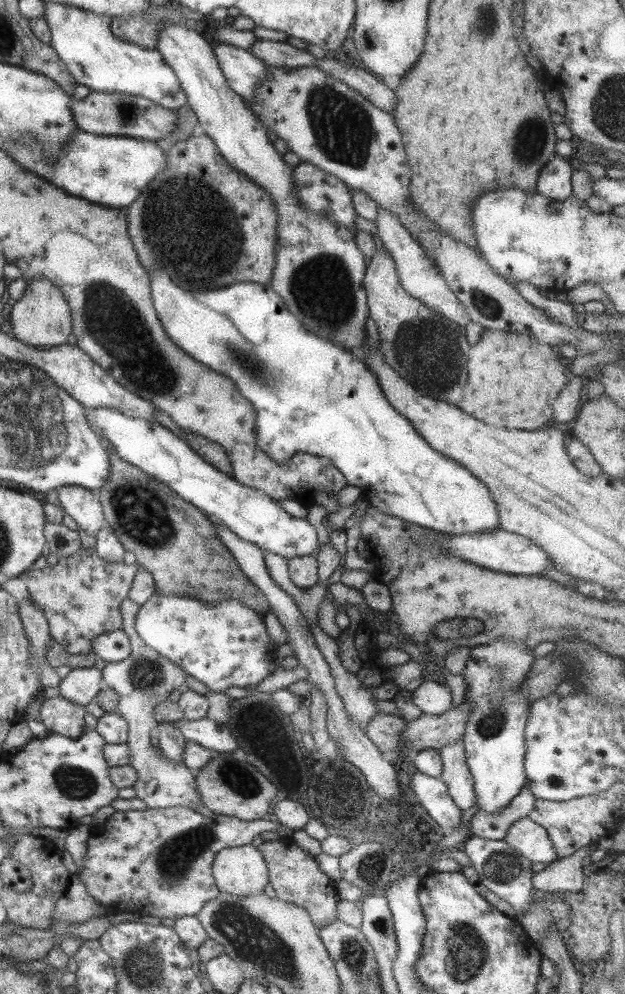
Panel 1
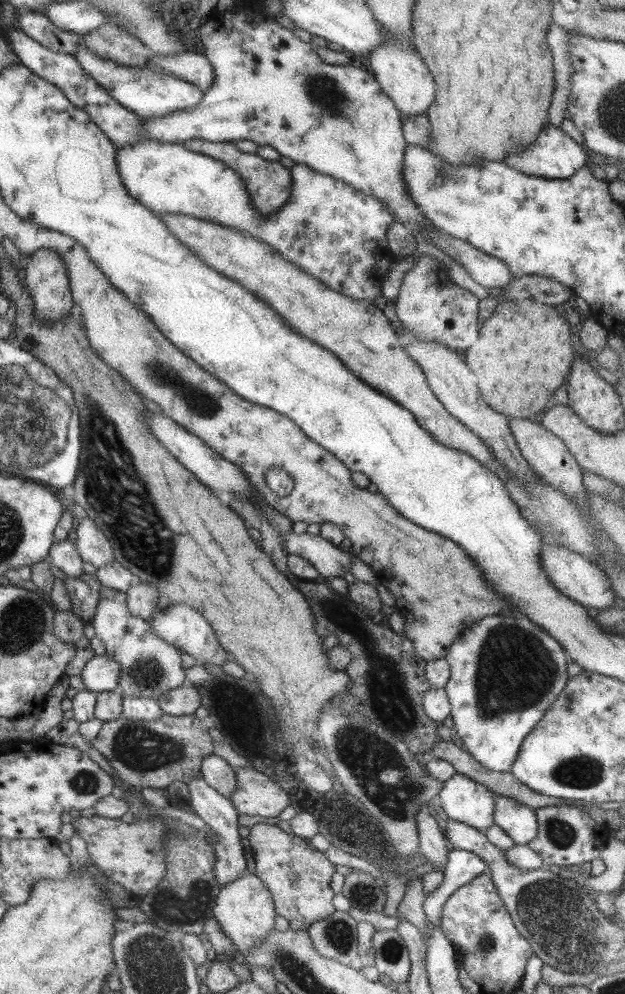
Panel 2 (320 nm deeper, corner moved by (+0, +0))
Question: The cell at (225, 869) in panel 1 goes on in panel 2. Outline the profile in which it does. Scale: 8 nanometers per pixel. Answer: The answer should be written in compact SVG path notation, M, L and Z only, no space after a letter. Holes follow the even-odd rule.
M247 872L220 887L212 910L212 918L217 921L234 948L235 959L246 954L254 944L258 944L274 930L275 914L274 902L268 888L257 878L257 875Z

